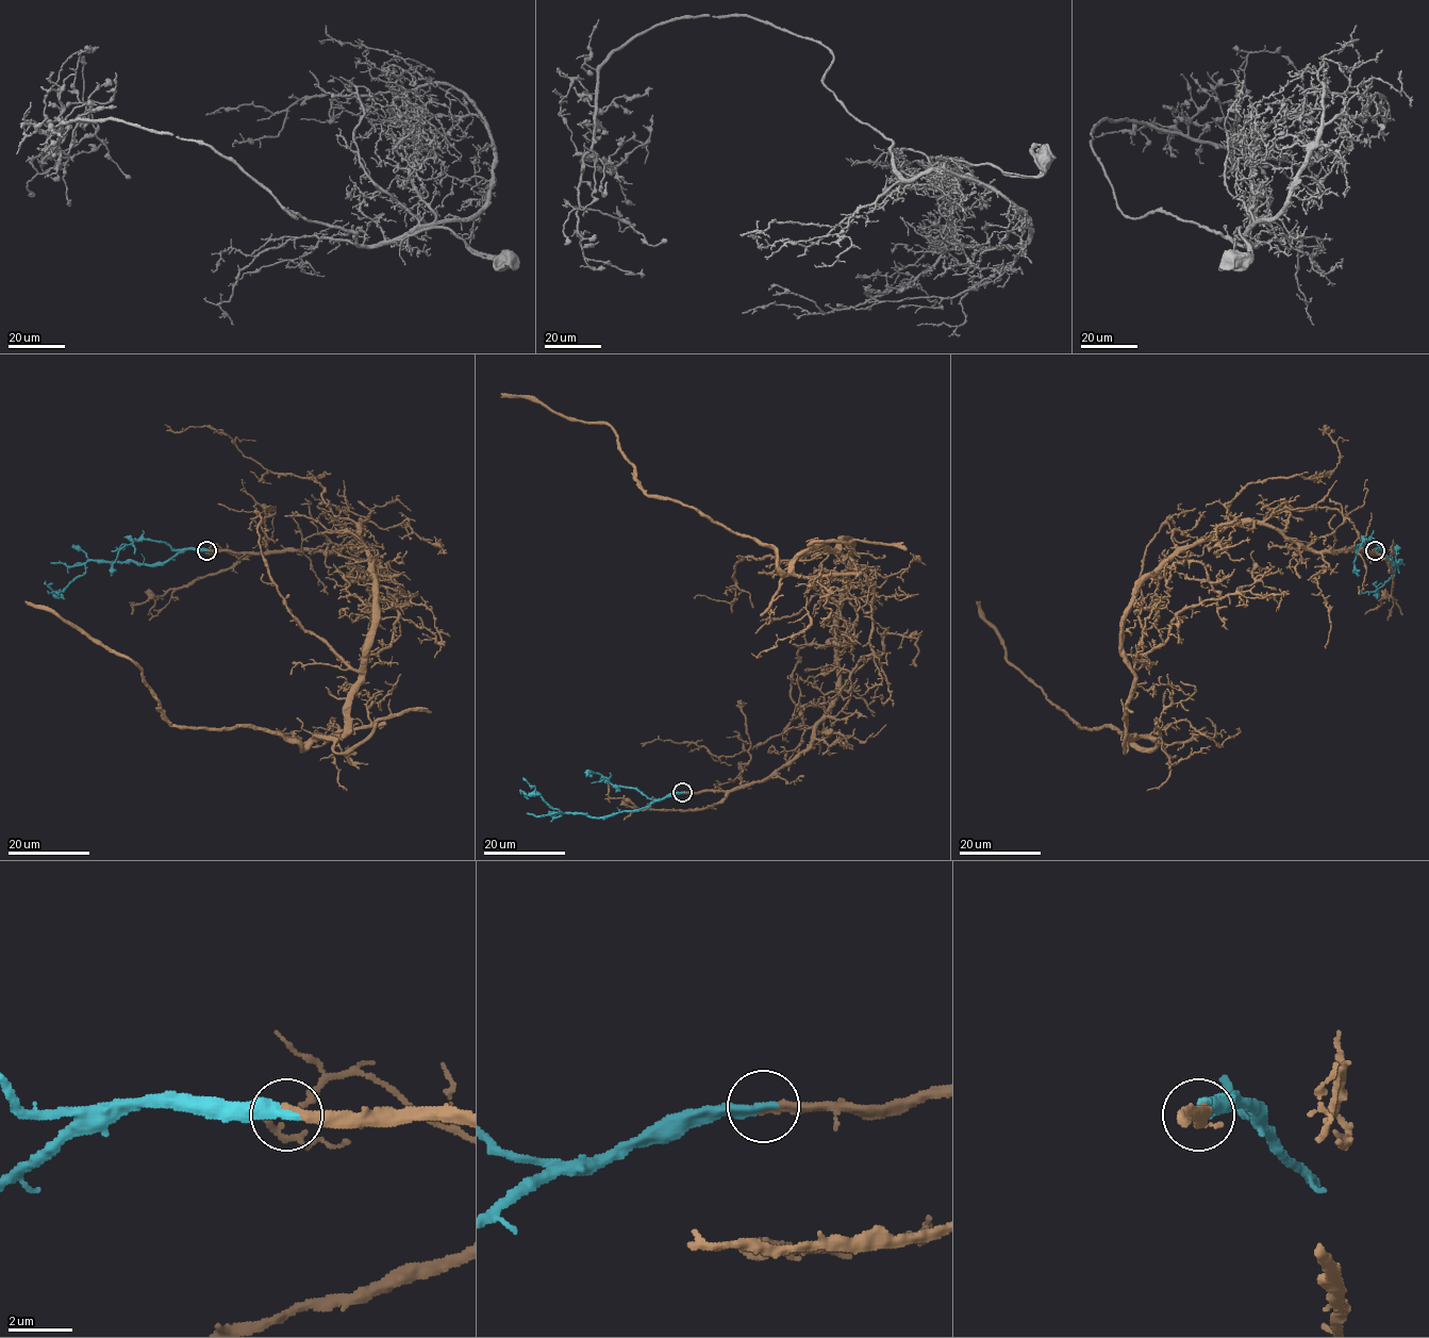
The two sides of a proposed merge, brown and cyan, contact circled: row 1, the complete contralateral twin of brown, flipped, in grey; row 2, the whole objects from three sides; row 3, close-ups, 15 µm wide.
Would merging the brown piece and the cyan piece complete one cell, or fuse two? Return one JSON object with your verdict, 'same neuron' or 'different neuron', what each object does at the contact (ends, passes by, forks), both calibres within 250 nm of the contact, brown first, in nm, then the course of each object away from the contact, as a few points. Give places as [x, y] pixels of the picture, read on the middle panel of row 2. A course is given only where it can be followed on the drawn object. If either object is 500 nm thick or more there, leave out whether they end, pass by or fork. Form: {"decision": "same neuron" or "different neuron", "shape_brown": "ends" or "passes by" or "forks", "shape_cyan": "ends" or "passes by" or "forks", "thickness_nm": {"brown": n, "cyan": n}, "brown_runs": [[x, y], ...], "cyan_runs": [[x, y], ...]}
{"decision": "same neuron", "shape_brown": "ends", "shape_cyan": "ends", "thickness_nm": {"brown": 280, "cyan": 400}, "brown_runs": [[682, 792], [761, 782], [811, 743], [849, 543], [784, 573], [648, 495], [609, 426], [500, 394]], "cyan_runs": [[682, 792], [669, 793], [638, 810], [590, 818], [552, 808], [537, 793], [521, 793]]}

